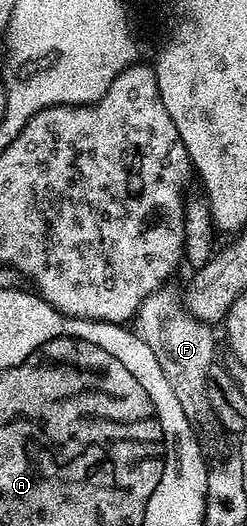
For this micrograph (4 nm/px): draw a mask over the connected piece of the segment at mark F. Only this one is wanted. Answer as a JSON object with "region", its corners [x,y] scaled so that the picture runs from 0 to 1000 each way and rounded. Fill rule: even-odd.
{"region":[[[668,542],[575,572],[543,601],[543,629],[599,658],[607,671],[623,671],[640,694],[656,694],[656,709],[672,709],[672,724],[688,724],[688,740],[704,740],[704,755],[721,755],[761,802],[806,808],[862,795],[834,732],[838,705],[883,683],[874,644],[858,639],[862,624],[749,589],[733,563],[717,555],[709,561],[688,548]]]}

